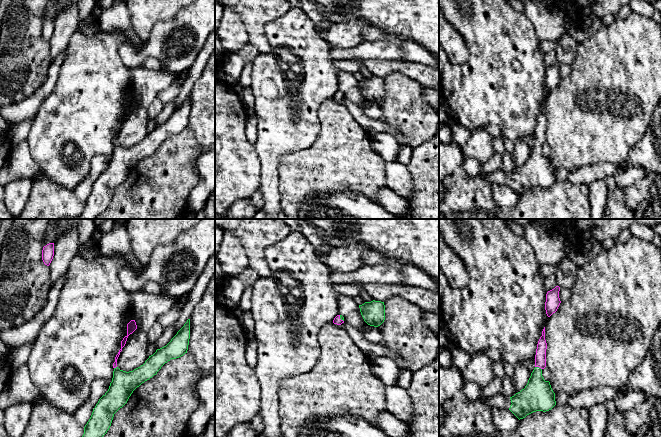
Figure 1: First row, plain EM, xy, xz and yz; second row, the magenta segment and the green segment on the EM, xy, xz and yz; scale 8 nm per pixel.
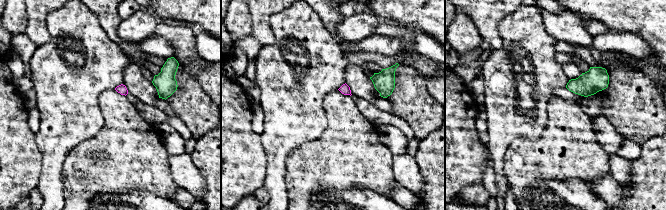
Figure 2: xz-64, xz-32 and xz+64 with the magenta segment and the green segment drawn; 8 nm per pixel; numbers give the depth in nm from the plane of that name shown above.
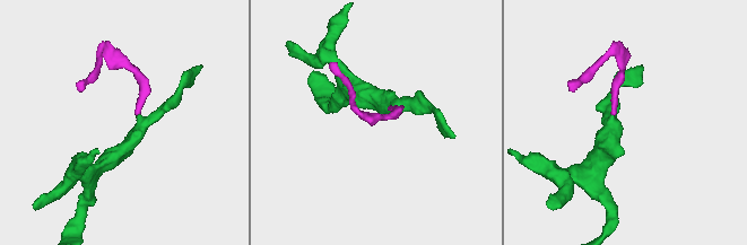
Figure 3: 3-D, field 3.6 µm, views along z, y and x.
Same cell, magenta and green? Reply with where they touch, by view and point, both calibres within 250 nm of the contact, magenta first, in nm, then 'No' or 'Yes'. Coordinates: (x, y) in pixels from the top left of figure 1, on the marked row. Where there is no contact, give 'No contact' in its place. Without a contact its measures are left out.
Touches magenta at yz (538, 366). Thickness 100 nm (magenta) against 240 nm. Yes

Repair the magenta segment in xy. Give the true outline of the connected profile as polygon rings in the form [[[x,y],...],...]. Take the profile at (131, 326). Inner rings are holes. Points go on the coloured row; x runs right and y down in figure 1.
[[[190,319],[164,347],[157,349],[143,365],[133,371],[123,371],[117,367],[117,359],[125,346],[127,338],[137,329],[135,320],[127,324],[127,335],[121,341],[121,349],[113,363],[113,378],[108,391],[99,399],[92,415],[84,427],[82,437],[103,437],[109,430],[114,414],[128,401],[133,391],[152,378],[161,367],[187,353],[190,339]]]

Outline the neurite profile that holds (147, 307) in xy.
[[[144,290],[132,293],[133,317],[137,329],[145,332],[156,323],[157,318],[170,311],[178,299],[164,294],[151,294]]]

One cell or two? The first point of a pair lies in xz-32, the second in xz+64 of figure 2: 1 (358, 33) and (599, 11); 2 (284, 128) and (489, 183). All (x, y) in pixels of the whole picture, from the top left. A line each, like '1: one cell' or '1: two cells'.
1: two cells
2: two cells

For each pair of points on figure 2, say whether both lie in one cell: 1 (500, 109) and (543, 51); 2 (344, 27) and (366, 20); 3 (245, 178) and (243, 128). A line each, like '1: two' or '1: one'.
1: one
2: one
3: one

